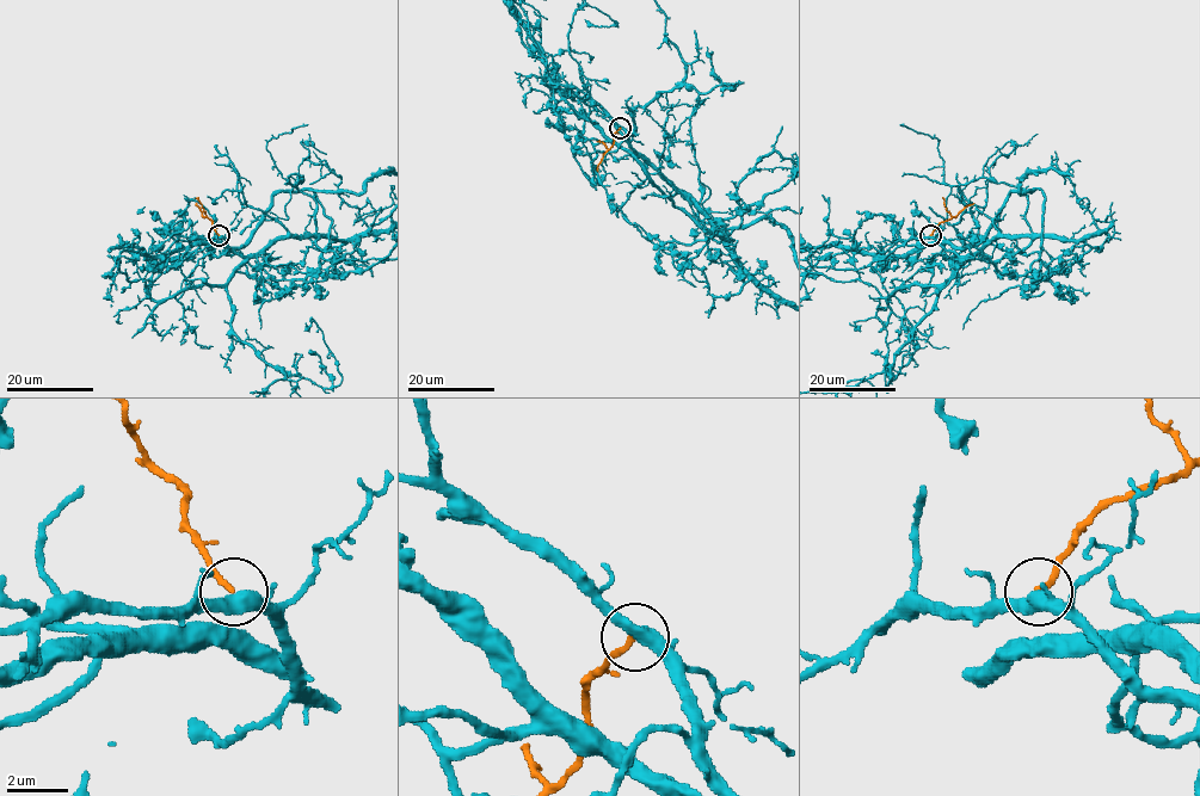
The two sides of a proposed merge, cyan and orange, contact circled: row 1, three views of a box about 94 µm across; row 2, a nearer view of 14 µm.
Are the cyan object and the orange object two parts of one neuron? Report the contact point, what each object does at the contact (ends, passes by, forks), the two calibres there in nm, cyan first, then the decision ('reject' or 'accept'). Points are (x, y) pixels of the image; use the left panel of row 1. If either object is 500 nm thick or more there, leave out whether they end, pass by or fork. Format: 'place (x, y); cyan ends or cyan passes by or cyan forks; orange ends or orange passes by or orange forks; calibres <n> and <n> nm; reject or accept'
place (219, 235); cyan passes by; orange ends; calibres 440 and 200 nm; reject

